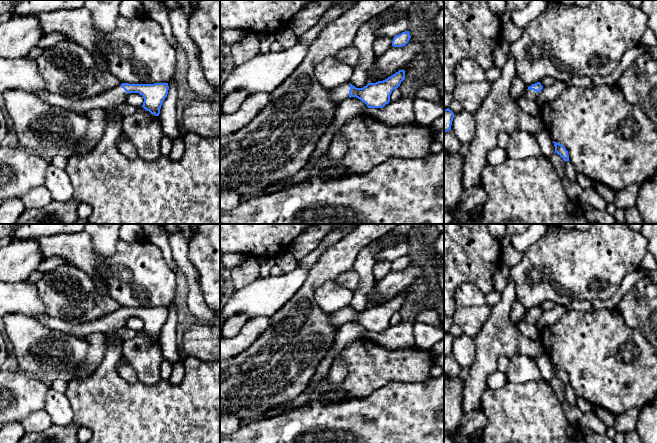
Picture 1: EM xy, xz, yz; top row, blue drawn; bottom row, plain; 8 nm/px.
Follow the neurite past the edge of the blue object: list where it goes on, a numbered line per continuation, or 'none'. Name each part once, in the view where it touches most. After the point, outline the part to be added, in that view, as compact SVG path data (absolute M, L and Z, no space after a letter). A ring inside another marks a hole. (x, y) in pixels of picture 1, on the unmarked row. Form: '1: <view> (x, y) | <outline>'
1: xz (340, 317) | M350 307L343 308L337 312L330 313L330 321L338 326L349 322Z

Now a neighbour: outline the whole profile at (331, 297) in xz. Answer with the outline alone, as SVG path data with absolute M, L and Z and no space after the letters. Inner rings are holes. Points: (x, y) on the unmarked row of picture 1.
M337 281L325 282L314 294L314 301L326 313L334 313L350 307L354 292L339 285Z

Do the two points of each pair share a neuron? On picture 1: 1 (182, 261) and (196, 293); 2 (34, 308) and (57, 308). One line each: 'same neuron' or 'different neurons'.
1: same neuron
2: different neurons

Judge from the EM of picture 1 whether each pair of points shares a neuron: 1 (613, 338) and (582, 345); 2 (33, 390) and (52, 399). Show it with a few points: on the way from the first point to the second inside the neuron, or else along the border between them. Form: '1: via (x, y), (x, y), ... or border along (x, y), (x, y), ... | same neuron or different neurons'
1: via (605, 345), (590, 345) | same neuron
2: border along (50, 386), (43, 408) | different neurons

